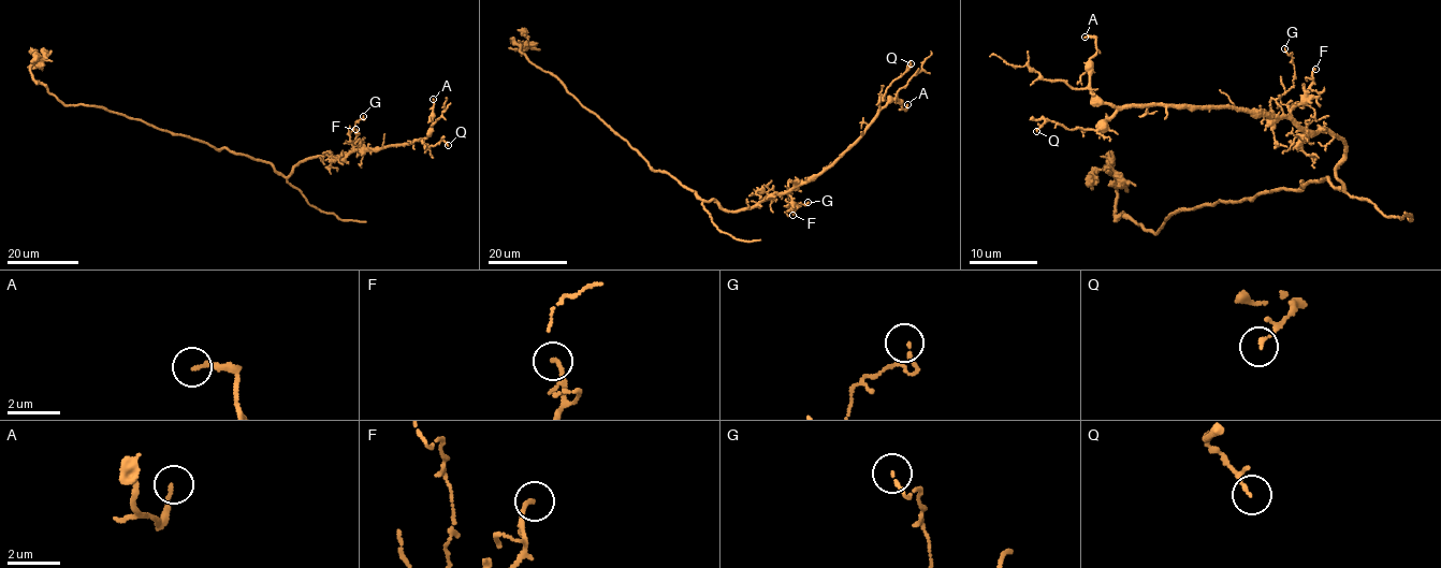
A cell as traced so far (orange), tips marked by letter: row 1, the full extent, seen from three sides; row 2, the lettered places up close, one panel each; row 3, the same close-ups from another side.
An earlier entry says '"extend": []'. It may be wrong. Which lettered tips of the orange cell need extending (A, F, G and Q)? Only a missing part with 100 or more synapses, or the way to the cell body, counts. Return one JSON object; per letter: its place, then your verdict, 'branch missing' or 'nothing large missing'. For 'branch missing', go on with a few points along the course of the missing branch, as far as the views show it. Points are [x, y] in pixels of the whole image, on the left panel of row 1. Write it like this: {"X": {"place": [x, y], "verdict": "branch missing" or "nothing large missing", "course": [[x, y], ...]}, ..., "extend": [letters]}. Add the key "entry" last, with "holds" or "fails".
{"A": {"place": [433, 99], "verdict": "nothing large missing"}, "F": {"place": [355, 129], "verdict": "nothing large missing"}, "G": {"place": [363, 116], "verdict": "nothing large missing"}, "Q": {"place": [448, 145], "verdict": "nothing large missing"}, "extend": [], "entry": "holds"}

